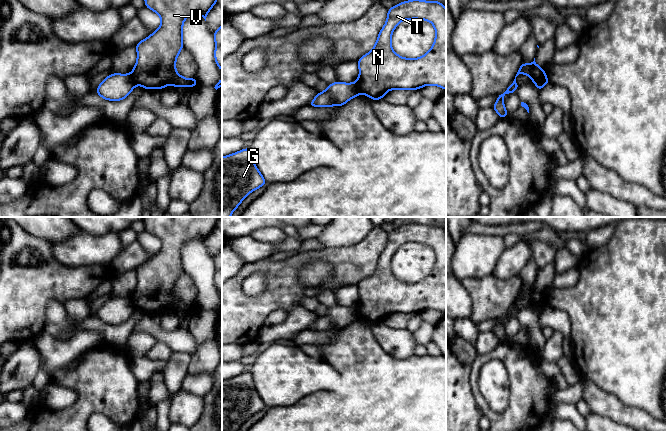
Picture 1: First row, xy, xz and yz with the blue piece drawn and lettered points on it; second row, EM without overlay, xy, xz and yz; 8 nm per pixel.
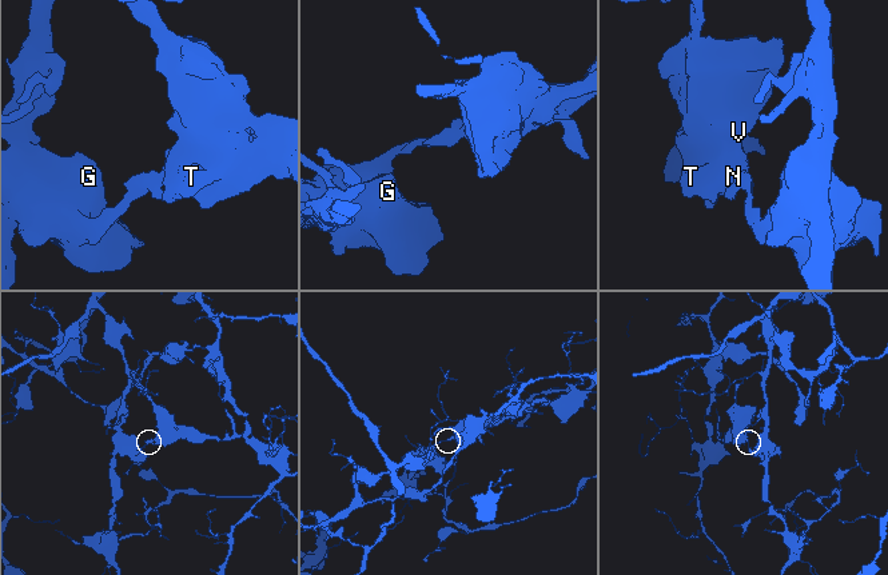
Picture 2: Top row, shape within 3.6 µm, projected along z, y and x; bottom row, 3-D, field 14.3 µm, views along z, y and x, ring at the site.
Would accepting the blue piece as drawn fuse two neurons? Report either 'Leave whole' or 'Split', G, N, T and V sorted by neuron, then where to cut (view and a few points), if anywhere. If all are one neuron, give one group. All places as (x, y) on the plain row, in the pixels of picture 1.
Split. Groups: G / N T V. Split along xz (355, 306), (360, 317)

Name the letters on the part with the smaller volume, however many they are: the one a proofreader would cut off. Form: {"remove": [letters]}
{"remove": ["N", "T", "V"]}

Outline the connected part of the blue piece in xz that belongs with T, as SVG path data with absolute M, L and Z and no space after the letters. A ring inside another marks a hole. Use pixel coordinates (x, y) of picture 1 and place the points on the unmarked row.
M413 223L404 225L388 233L387 244L380 254L373 273L359 282L359 301L356 305L360 318L371 324L383 323L393 313L416 314L426 309L435 309L446 314L446 233L438 225ZM410 243L426 244L433 248L436 260L431 273L422 281L409 283L396 278L391 269L392 257L397 249Z

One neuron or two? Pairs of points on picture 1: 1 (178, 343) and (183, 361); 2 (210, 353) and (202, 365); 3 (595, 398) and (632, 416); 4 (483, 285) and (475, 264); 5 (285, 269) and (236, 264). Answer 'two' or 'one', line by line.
1: two
2: one
3: one
4: two
5: two

